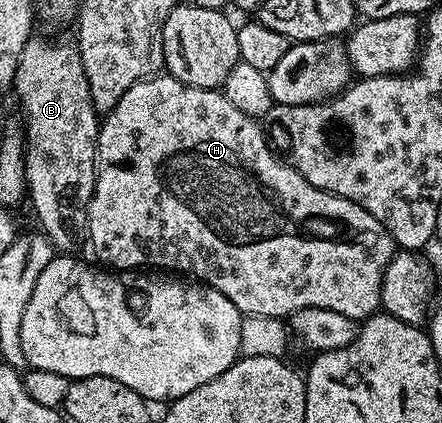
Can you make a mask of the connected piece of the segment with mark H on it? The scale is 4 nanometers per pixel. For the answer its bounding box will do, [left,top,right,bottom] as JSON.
[86,72,398,320]

